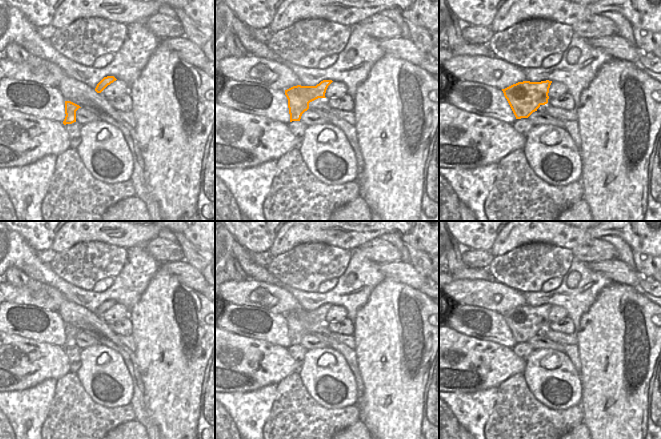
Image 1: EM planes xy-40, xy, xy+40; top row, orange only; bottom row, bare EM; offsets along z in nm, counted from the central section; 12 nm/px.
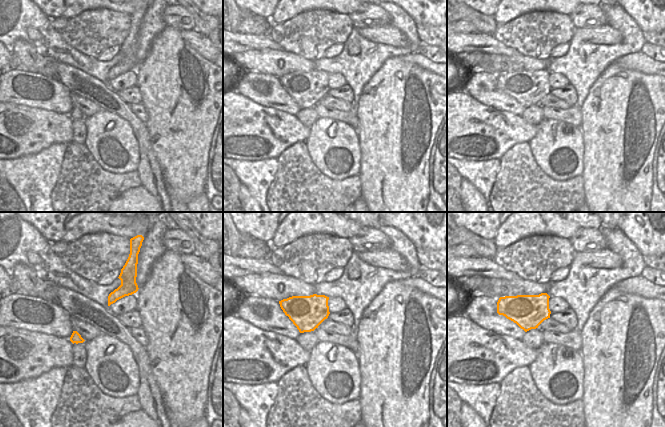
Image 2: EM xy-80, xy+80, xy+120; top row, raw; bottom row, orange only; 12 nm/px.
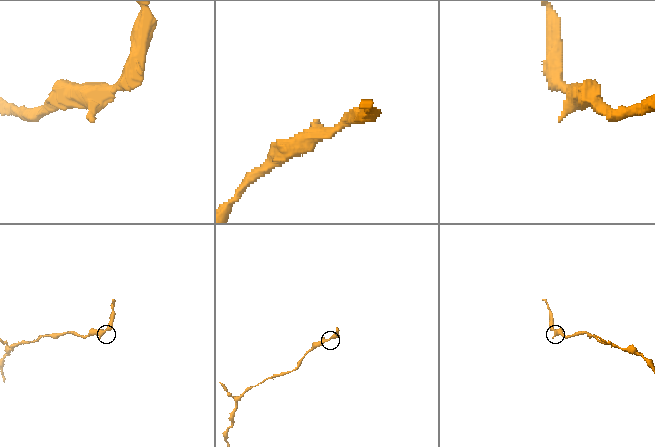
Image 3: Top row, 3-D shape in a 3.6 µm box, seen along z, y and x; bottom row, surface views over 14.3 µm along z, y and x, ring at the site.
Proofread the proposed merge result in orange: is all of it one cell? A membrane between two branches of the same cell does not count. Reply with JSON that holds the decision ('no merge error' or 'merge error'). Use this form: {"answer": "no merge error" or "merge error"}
{"answer": "no merge error"}

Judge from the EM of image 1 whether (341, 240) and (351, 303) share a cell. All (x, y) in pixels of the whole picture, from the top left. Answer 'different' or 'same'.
different

